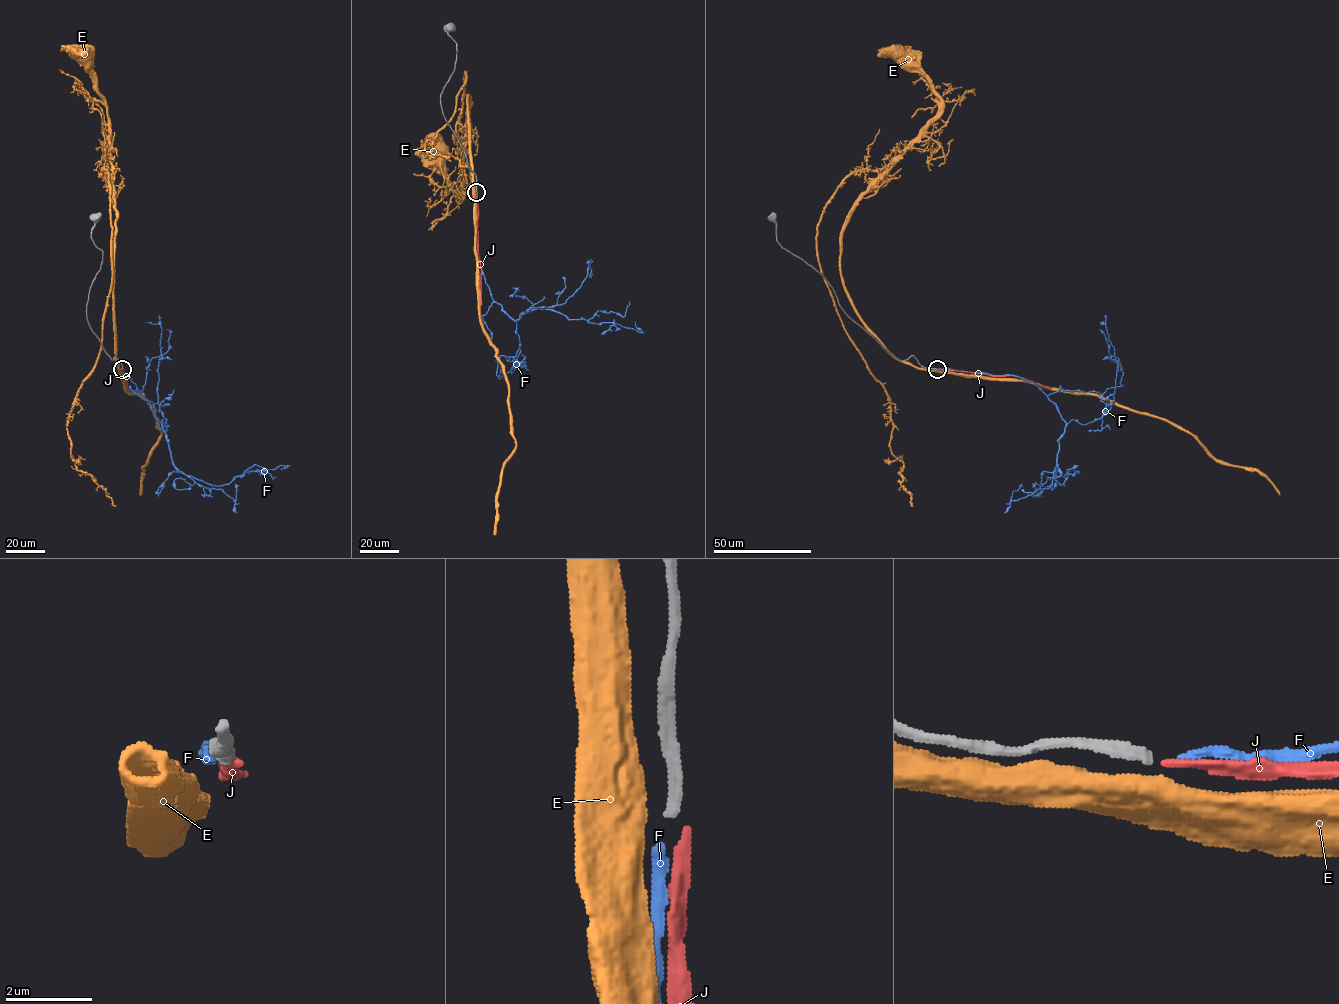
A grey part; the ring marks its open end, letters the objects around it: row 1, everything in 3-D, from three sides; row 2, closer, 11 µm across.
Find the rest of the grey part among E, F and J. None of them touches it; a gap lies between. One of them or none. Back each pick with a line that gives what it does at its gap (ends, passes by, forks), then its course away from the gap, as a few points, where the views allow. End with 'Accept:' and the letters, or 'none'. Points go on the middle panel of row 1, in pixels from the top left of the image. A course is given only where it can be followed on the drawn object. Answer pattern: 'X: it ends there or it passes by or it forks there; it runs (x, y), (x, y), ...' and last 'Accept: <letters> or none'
Accept: none

